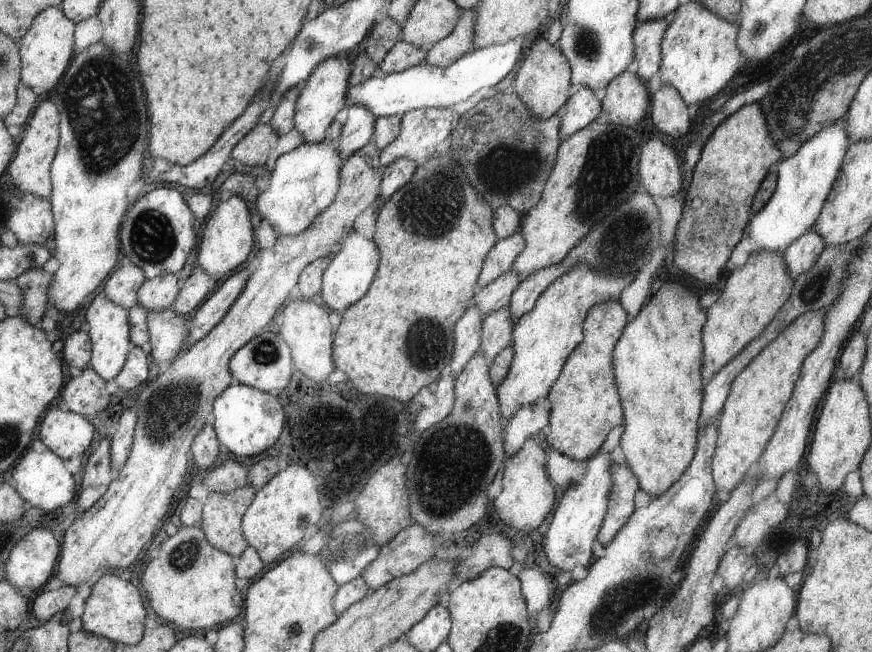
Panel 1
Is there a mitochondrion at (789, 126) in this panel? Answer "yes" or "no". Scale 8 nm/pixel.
yes

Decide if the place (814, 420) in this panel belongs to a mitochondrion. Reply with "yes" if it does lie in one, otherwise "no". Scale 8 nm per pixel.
no

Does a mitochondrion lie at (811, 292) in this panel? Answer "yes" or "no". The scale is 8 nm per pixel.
yes

